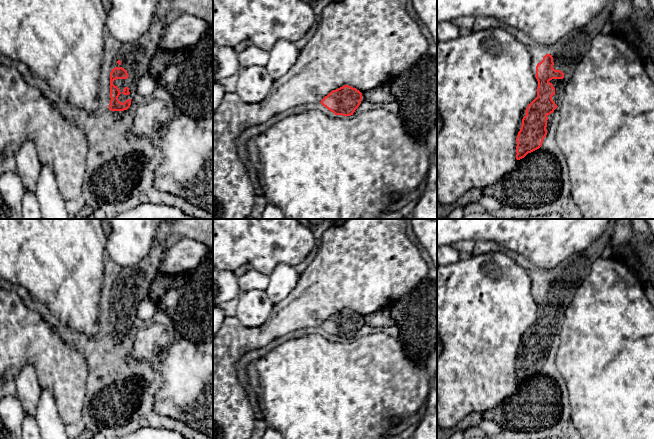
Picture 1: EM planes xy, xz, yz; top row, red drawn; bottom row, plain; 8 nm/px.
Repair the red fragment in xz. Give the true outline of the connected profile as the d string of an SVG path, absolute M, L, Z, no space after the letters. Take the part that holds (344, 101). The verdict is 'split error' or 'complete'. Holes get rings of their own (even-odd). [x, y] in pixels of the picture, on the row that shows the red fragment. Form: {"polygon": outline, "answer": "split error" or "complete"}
{"polygon": "M349 85L331 91L321 100L321 104L335 115L351 116L359 107L362 93Z", "answer": "complete"}

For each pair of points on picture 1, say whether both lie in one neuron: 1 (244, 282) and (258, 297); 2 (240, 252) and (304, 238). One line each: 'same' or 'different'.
1: different
2: same

